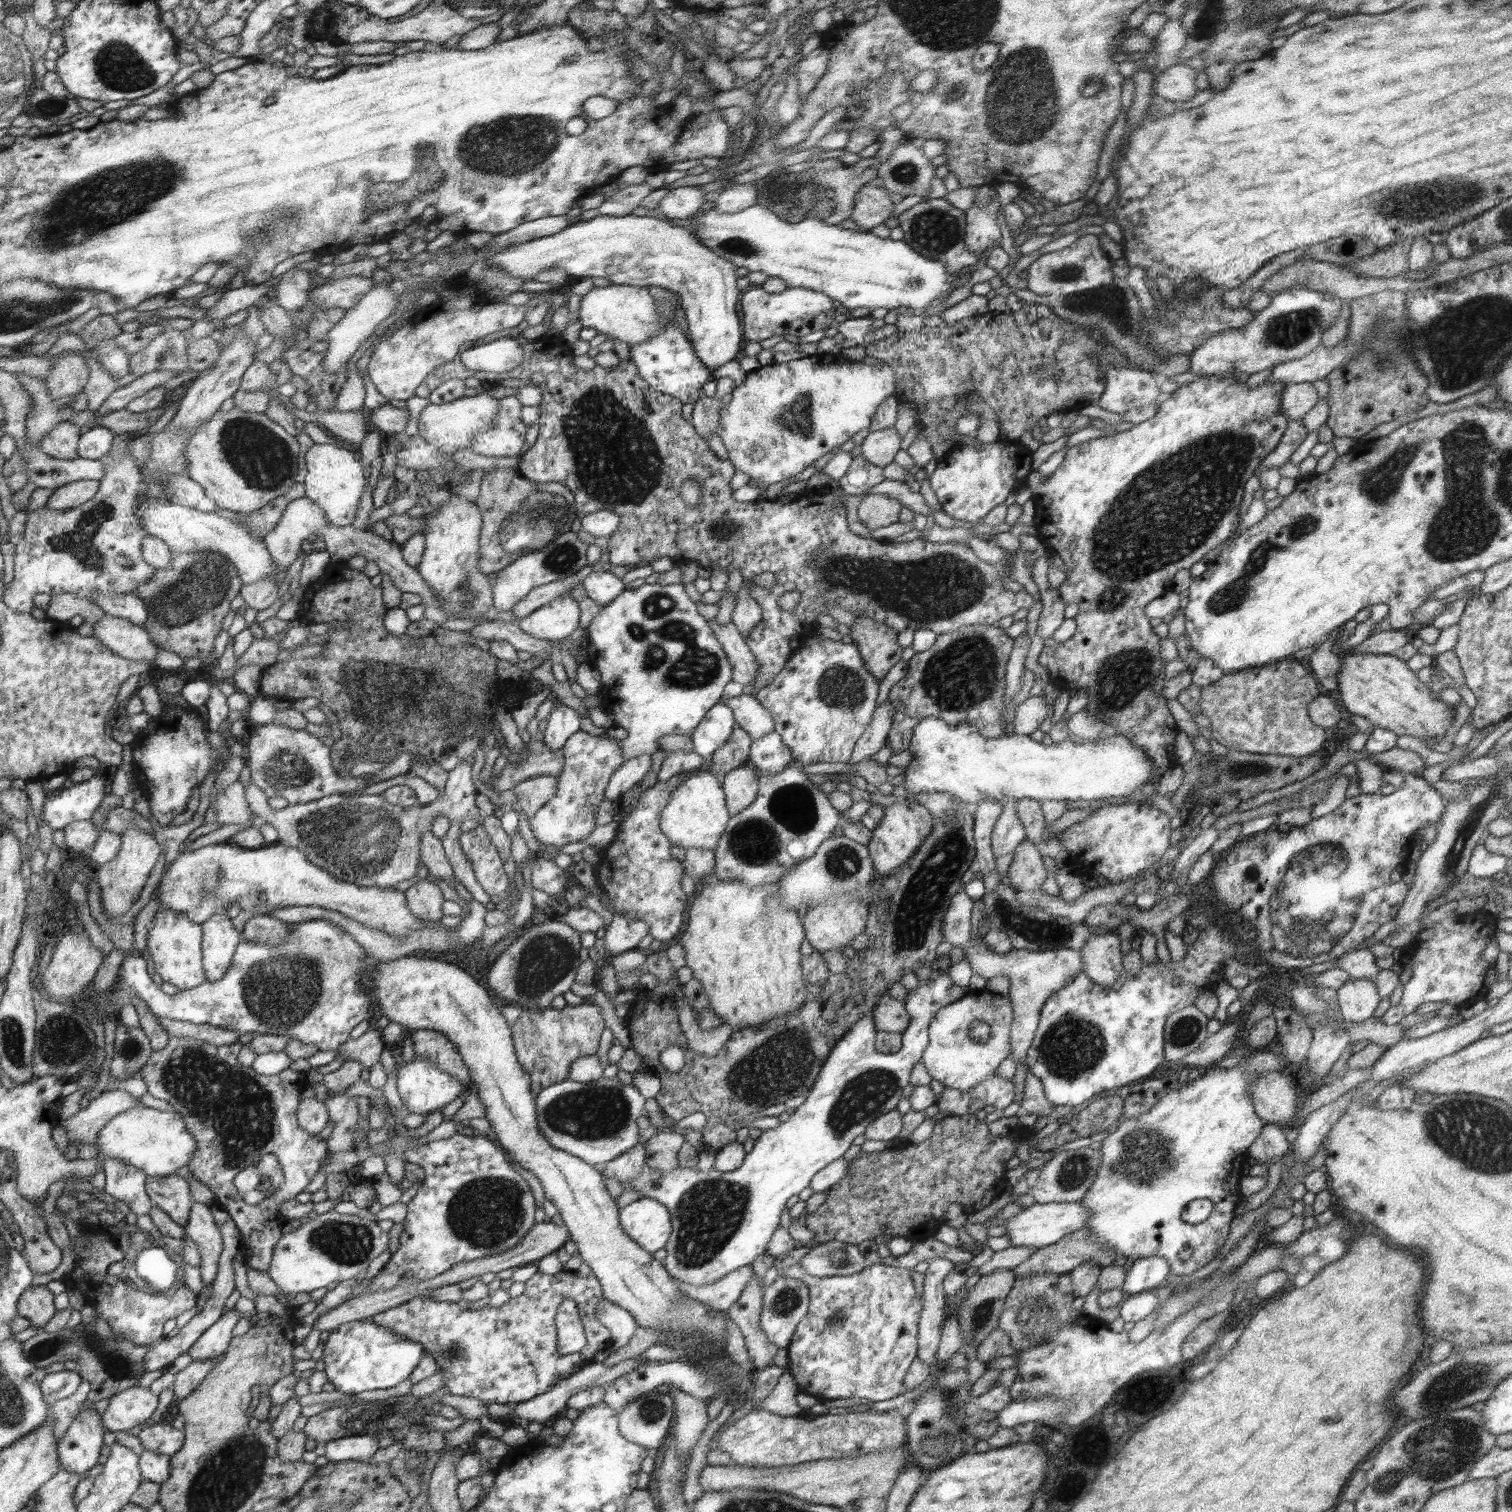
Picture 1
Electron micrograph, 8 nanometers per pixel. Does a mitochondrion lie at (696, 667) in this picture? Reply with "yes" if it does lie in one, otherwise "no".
yes

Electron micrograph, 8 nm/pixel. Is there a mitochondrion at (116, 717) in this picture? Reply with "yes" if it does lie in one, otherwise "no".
no

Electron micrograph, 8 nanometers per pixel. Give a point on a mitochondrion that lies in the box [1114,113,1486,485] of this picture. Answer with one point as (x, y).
(1384, 351)

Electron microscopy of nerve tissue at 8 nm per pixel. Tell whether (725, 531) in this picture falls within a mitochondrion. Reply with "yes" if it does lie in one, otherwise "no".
yes

